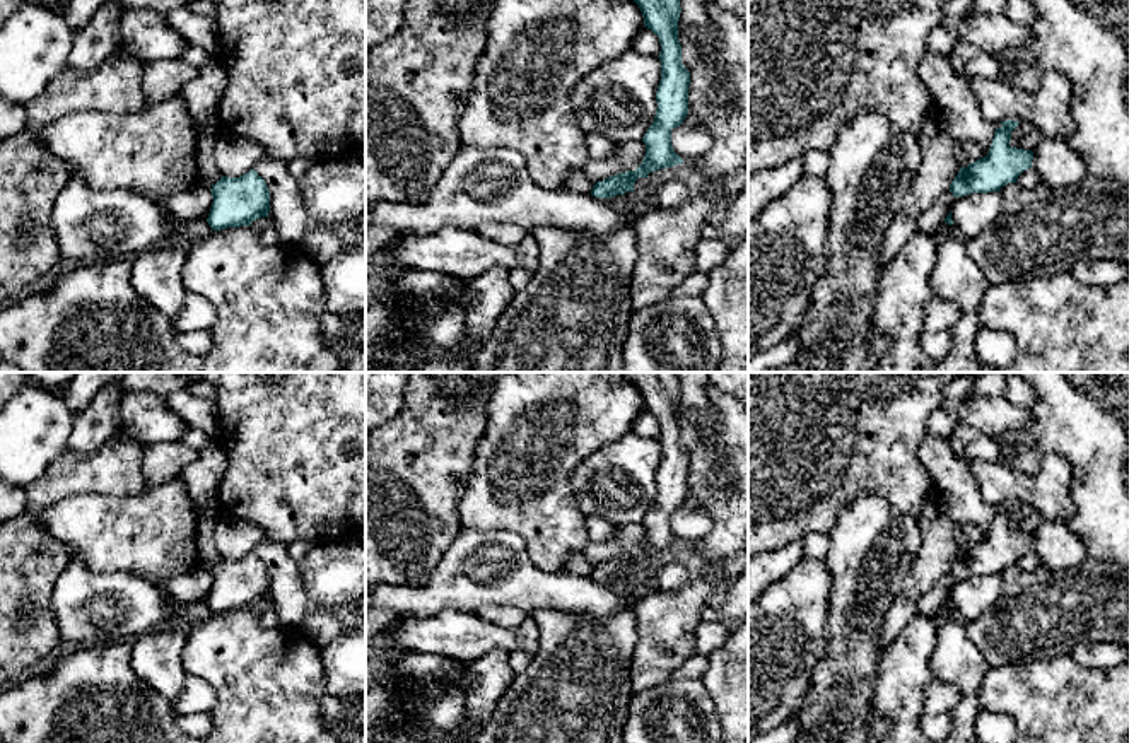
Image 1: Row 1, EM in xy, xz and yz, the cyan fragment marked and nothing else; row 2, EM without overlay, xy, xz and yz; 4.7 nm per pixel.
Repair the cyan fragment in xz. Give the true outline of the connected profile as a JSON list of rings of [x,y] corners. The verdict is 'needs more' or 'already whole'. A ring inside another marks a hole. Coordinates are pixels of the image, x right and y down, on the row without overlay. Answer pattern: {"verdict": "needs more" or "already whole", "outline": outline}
{"verdict": "already whole", "outline": [[[623,372],[641,391],[644,408],[661,425],[661,463],[656,473],[656,499],[642,524],[646,538],[635,553],[620,555],[598,564],[591,577],[611,581],[634,574],[639,560],[647,560],[658,552],[681,547],[683,541],[671,529],[671,512],[680,509],[688,497],[690,454],[681,446],[681,427],[678,424],[680,377],[678,372]]]}

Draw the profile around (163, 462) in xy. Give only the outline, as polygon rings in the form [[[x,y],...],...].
[[[181,441],[143,444],[142,471],[149,483],[162,483],[178,478],[196,456],[198,453]]]

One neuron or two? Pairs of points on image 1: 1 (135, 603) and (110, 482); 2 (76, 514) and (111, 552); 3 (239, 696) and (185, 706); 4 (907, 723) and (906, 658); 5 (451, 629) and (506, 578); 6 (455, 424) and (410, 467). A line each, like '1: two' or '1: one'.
1: two
2: one
3: two
4: one
5: two
6: one

